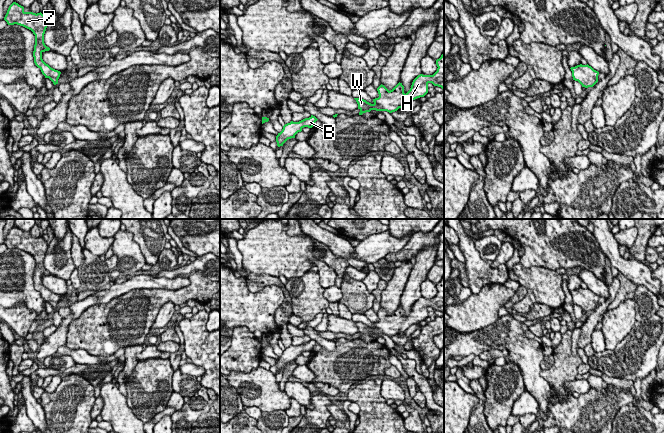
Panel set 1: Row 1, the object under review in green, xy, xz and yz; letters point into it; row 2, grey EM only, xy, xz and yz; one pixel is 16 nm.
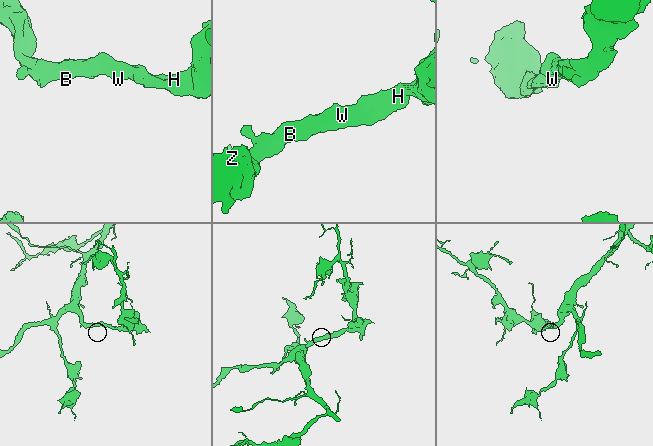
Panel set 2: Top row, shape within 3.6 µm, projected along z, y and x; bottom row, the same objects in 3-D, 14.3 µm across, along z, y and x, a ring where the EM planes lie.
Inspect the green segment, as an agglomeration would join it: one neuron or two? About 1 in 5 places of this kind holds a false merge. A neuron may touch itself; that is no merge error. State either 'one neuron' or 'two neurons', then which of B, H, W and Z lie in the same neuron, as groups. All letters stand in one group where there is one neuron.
one neuron | B H W Z

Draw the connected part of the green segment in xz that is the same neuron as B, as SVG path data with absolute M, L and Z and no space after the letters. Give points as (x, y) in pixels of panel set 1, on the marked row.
M311 115L309 118L305 118L299 122L291 121L285 124L282 131L276 136L277 146L283 146L288 139L295 138L295 135L301 132L304 127L312 128L317 120L315 116Z

